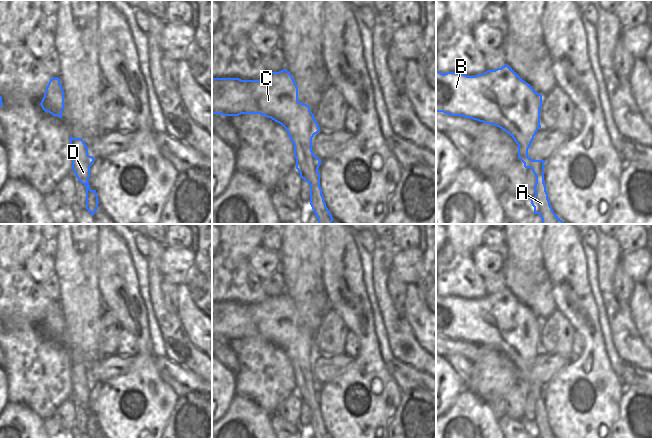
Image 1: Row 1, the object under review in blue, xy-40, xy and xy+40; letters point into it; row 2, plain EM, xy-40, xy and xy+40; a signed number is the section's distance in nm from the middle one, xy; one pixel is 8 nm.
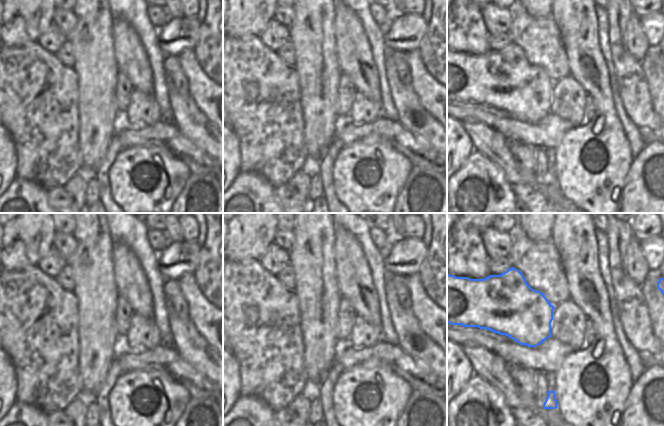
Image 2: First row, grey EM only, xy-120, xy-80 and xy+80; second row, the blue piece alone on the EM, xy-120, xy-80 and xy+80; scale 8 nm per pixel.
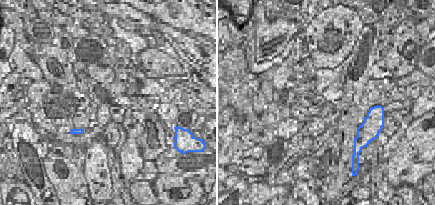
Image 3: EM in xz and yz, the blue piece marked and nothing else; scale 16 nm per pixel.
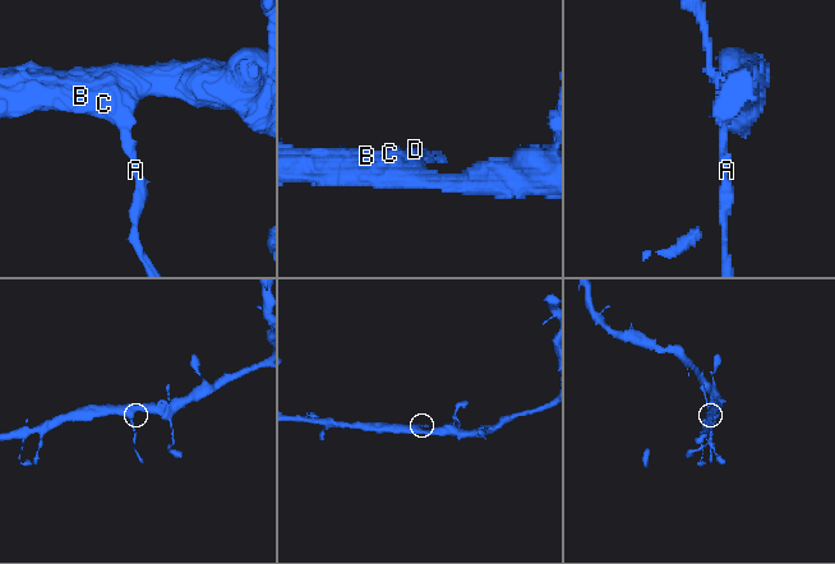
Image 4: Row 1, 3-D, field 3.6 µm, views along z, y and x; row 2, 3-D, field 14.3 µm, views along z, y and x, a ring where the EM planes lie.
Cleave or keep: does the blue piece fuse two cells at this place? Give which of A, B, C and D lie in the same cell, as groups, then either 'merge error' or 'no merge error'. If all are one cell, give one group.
groups A D / B C; merge error

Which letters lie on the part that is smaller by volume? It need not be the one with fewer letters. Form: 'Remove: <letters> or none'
Remove: A, D.

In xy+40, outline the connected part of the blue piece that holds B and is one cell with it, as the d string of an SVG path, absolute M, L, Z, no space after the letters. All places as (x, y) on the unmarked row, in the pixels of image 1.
M505 288L495 294L487 294L483 298L467 300L457 296L445 298L436 294L436 336L451 340L463 340L485 348L492 348L507 356L519 356L523 360L536 359L540 349L540 333L542 319L535 316L530 308L525 306L510 290Z

